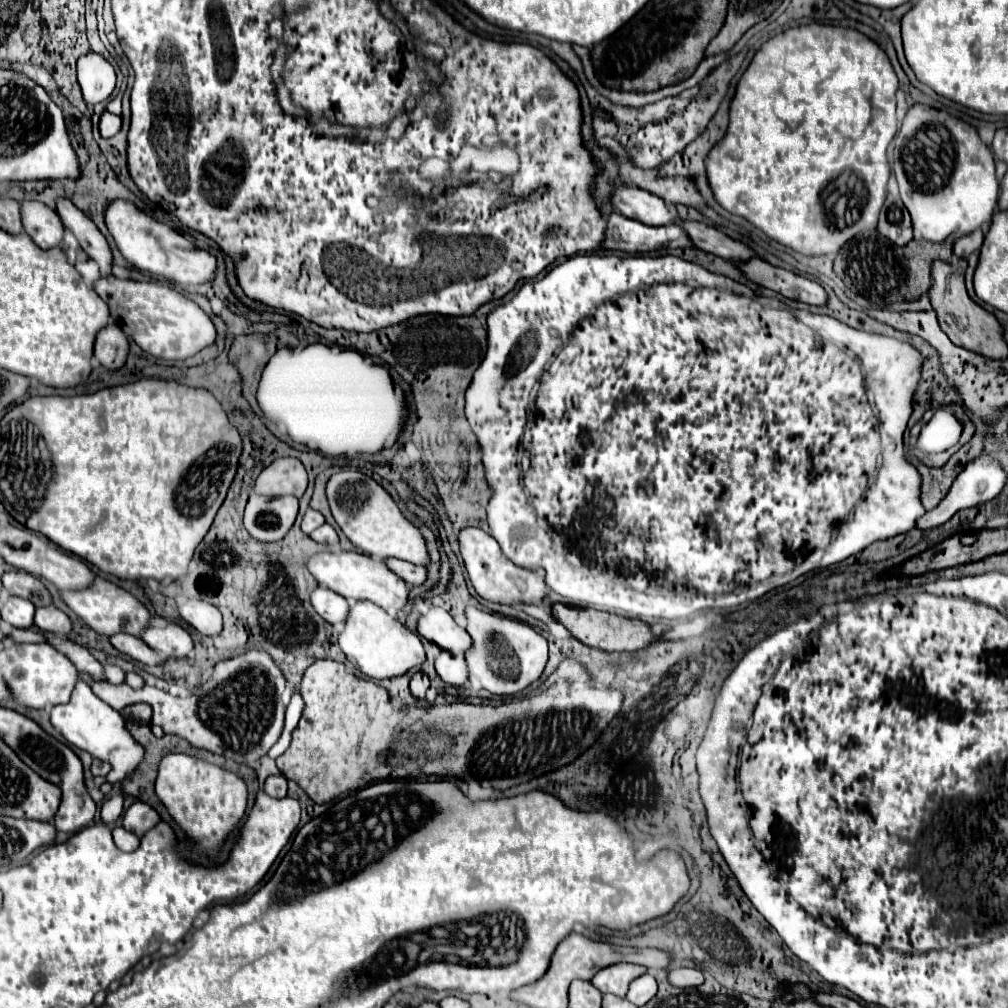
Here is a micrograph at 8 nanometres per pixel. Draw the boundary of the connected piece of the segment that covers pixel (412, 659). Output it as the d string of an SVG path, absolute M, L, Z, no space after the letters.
M357 602L351 606L345 630L339 634L339 646L355 668L377 680L403 676L409 670L417 670L427 660L421 638L373 602Z

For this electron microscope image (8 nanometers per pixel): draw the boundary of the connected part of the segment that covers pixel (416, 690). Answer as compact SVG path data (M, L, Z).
M415 674L413 676L413 680L411 680L411 694L415 696L415 698L419 698L419 700L423 700L425 698L425 694L427 694L427 688L429 688L429 678L425 676L425 674Z

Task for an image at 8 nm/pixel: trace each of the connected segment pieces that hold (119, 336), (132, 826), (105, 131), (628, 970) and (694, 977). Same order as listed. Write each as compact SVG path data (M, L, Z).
M109 324L105 326L95 340L95 358L107 368L107 370L119 370L127 362L129 352L129 340L119 330L119 326Z
M135 802L123 814L123 826L137 836L143 836L147 830L151 830L159 822L161 822L161 816L145 802Z
M103 110L101 118L99 118L99 132L101 132L101 136L103 138L111 138L111 136L115 136L119 132L119 128L121 128L121 116L115 116L115 114Z
M611 964L603 970L599 970L593 976L593 984L603 992L603 994L615 994L615 996L625 996L629 990L629 984L639 978L643 972L647 972L645 966L639 964Z
M673 968L673 970L667 970L667 976L669 976L669 982L673 986L679 986L679 988L699 986L705 980L703 974L699 970L693 970L693 968Z

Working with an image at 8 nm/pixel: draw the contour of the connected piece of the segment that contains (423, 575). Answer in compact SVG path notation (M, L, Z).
M389 558L387 560L387 566L393 572L397 572L411 586L419 586L419 584L423 584L427 580L427 568L425 566L403 562L403 560L397 560L397 558Z

